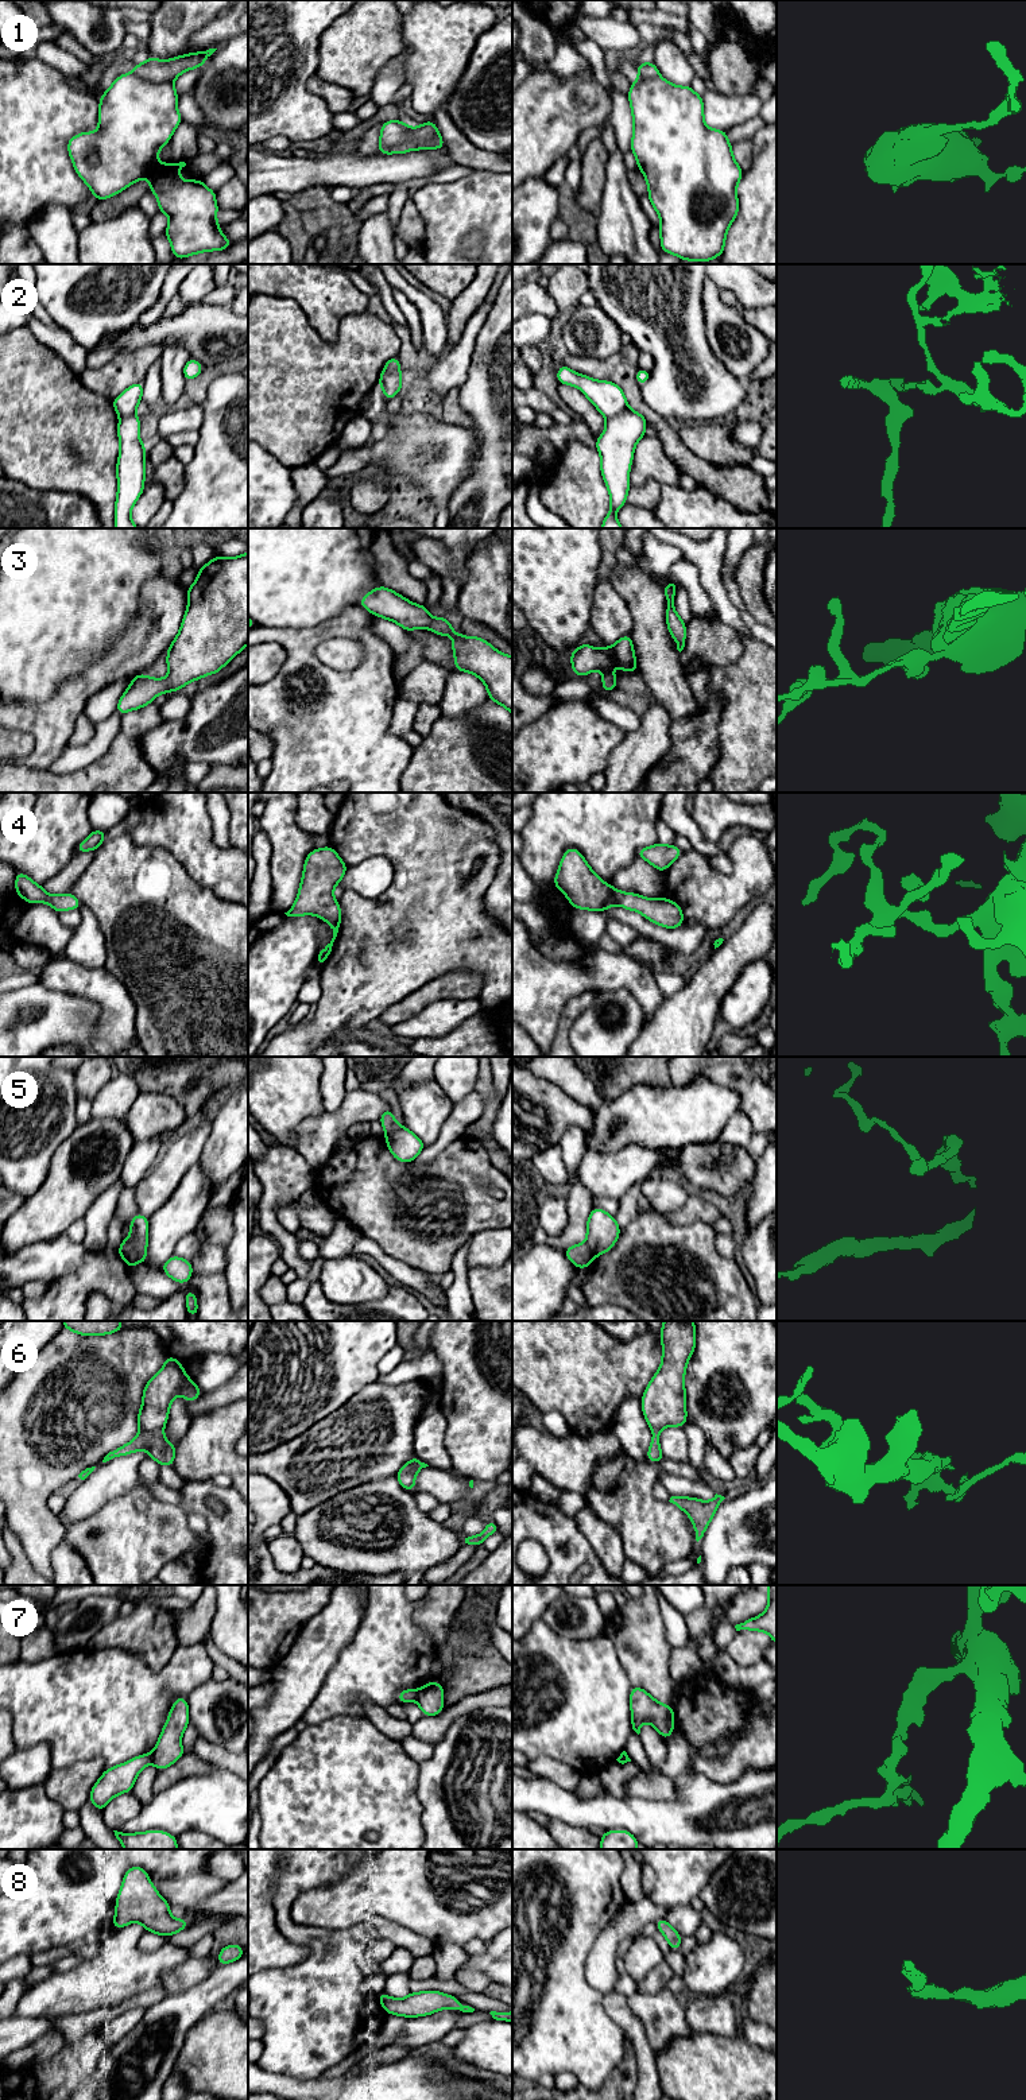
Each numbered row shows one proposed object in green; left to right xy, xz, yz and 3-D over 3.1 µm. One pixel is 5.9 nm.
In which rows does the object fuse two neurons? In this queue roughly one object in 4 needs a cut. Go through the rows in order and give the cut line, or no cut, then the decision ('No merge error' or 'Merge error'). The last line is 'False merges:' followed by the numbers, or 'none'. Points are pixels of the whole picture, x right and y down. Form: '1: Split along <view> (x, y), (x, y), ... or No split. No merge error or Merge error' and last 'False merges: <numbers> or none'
1: Split along xz (407, 132), (413, 140), (441, 140). Merge error
2: Split along yz (627, 407), (607, 419). Merge error
3: No split. No merge error
4: No split. No merge error
5: Split along xy (124, 1240), (132, 1247), (139, 1262). Merge error
6: No split. No merge error
7: Split along xz (417, 1690), (414, 1699). Merge error
8: No split. No merge error
False merges: 1, 2, 5, 7

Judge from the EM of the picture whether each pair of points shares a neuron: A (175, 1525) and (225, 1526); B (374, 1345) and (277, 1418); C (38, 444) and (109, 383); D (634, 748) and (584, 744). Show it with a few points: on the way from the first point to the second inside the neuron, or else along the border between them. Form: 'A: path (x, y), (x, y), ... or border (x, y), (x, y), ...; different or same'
A: border (178, 1506), (186, 1514); different
B: path (349, 1345), (301, 1394); same
C: border (78, 376), (85, 387), (111, 400); different
D: border (626, 735), (611, 752), (607, 767), (601, 773); different

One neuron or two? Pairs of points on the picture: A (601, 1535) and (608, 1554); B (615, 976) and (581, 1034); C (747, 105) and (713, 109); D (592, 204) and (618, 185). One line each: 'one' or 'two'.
A: one
B: two
C: one
D: two

